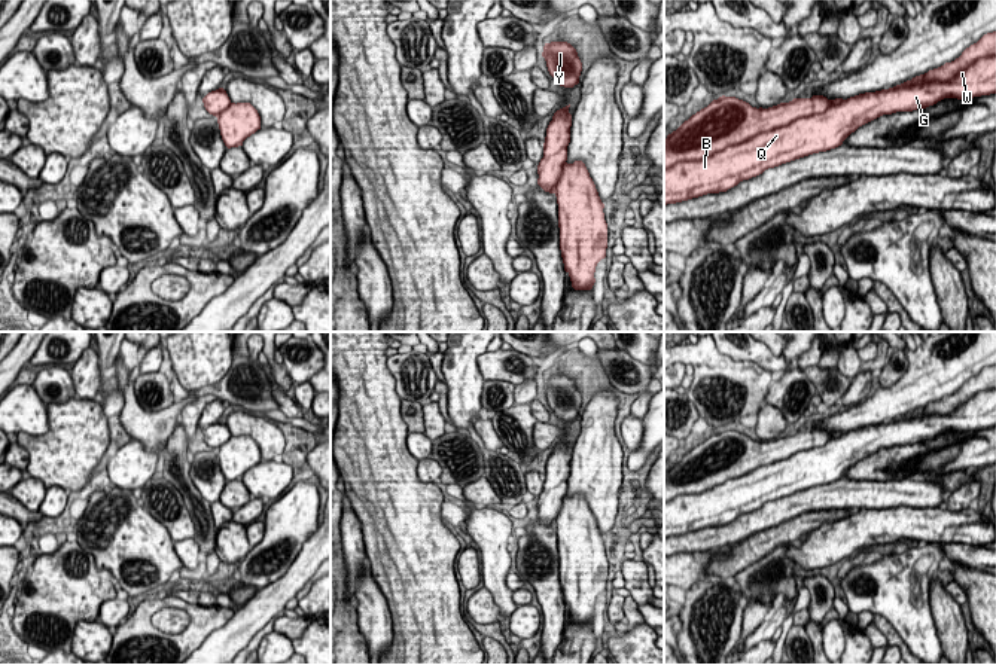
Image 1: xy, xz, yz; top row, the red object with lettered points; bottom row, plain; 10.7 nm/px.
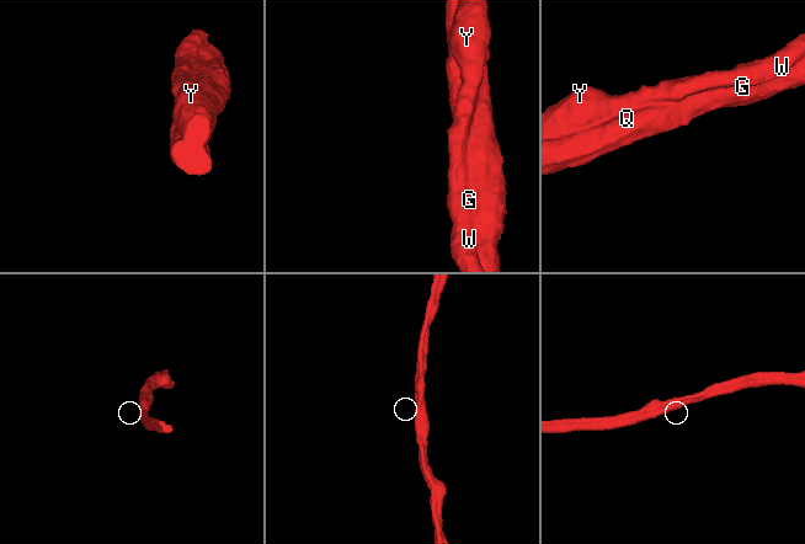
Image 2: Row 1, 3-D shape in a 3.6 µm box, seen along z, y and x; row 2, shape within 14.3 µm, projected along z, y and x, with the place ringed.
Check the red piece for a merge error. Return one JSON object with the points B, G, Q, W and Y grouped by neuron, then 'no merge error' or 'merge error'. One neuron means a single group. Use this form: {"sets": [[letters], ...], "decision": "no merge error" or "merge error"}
{"sets": [["B", "G", "Q", "W"], ["Y"]], "decision": "merge error"}

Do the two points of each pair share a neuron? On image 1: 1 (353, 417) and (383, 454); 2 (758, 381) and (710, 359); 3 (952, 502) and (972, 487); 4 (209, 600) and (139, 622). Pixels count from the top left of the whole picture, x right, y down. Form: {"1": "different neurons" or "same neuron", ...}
{"1": "same neuron", "2": "same neuron", "3": "same neuron", "4": "different neurons"}

